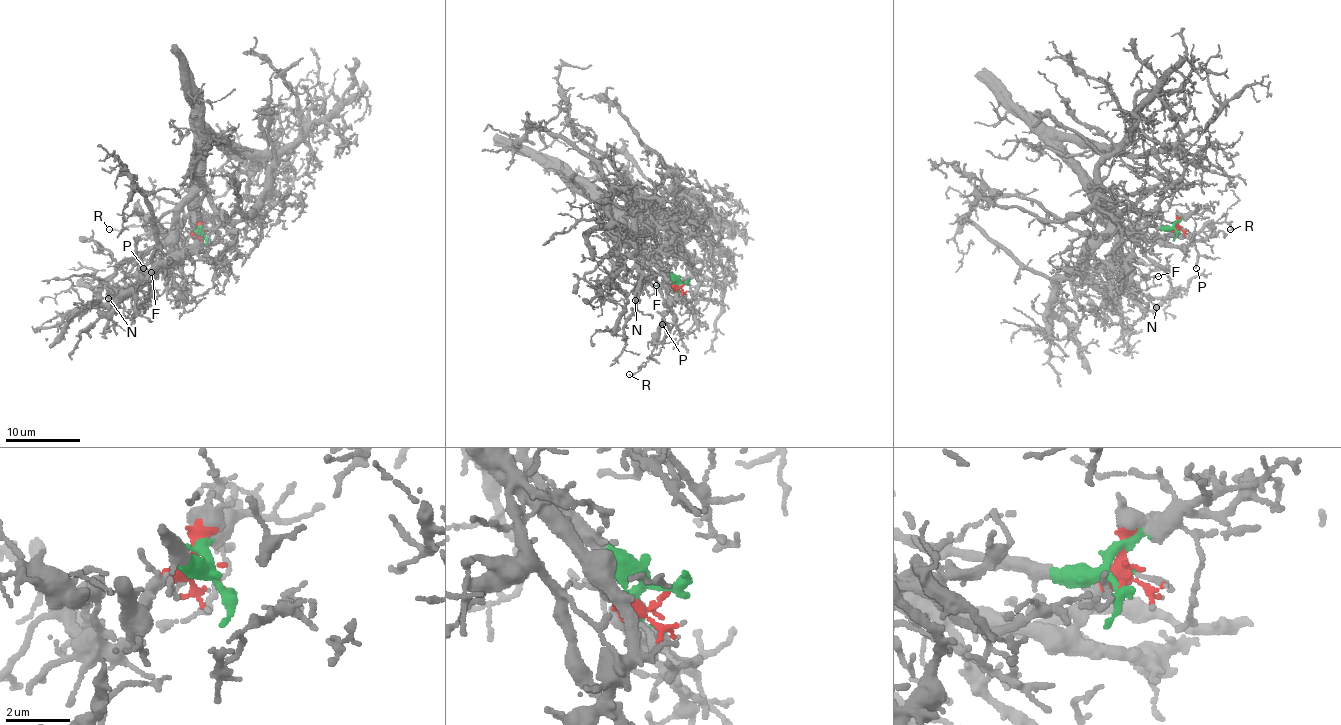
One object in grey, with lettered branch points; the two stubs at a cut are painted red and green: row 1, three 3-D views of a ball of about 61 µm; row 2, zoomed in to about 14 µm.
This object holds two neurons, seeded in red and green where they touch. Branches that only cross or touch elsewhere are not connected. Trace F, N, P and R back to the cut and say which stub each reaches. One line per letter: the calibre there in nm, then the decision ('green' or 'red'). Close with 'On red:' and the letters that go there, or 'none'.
F: 140 nm thick; green
N: 170 nm thick; green
P: 170 nm thick; red
R: 80 nm thick; red
On red: P, R

